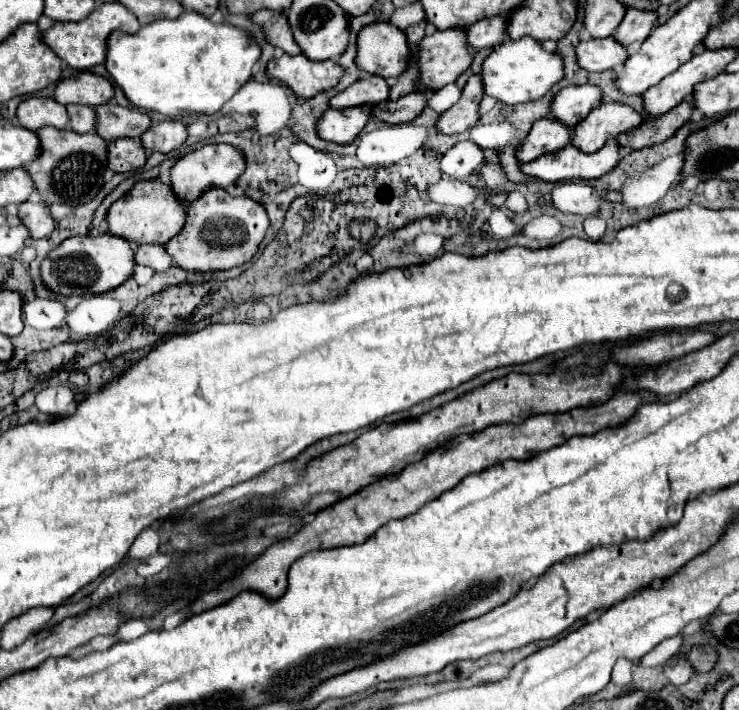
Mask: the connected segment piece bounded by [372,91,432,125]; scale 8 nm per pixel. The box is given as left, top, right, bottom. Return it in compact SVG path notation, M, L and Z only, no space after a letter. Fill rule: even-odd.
M432 91L428 93L408 93L400 97L398 101L384 101L380 105L372 107L372 117L384 121L384 123L410 123L420 111L424 109L426 101L430 99Z

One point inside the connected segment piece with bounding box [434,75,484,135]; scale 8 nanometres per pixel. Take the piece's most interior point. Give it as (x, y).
(461, 116)

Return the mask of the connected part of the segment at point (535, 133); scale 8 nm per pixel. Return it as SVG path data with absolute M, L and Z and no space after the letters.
M540 119L532 125L528 137L516 147L516 159L518 163L530 163L540 155L558 151L570 143L572 127L552 121L552 119Z

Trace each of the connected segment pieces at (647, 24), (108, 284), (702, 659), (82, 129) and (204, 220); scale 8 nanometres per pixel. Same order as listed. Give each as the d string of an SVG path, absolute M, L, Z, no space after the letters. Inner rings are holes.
M628 9L612 37L624 47L628 47L632 43L642 43L650 35L650 29L652 29L652 23L656 21L656 17L658 17L658 13L652 13L652 11Z
M78 235L62 241L52 249L40 265L42 283L48 291L70 297L70 295L88 295L88 293L106 293L130 279L134 271L134 249L128 241L114 235Z
M692 647L692 651L688 653L688 661L696 671L710 671L716 663L716 651L710 647Z
M68 105L66 107L70 117L70 129L76 133L90 133L94 131L94 109L88 105Z
M208 189L208 193L188 205L182 231L164 247L170 253L174 265L182 267L184 271L222 271L248 263L258 251L268 227L270 219L258 201L246 195L234 197L224 189Z

